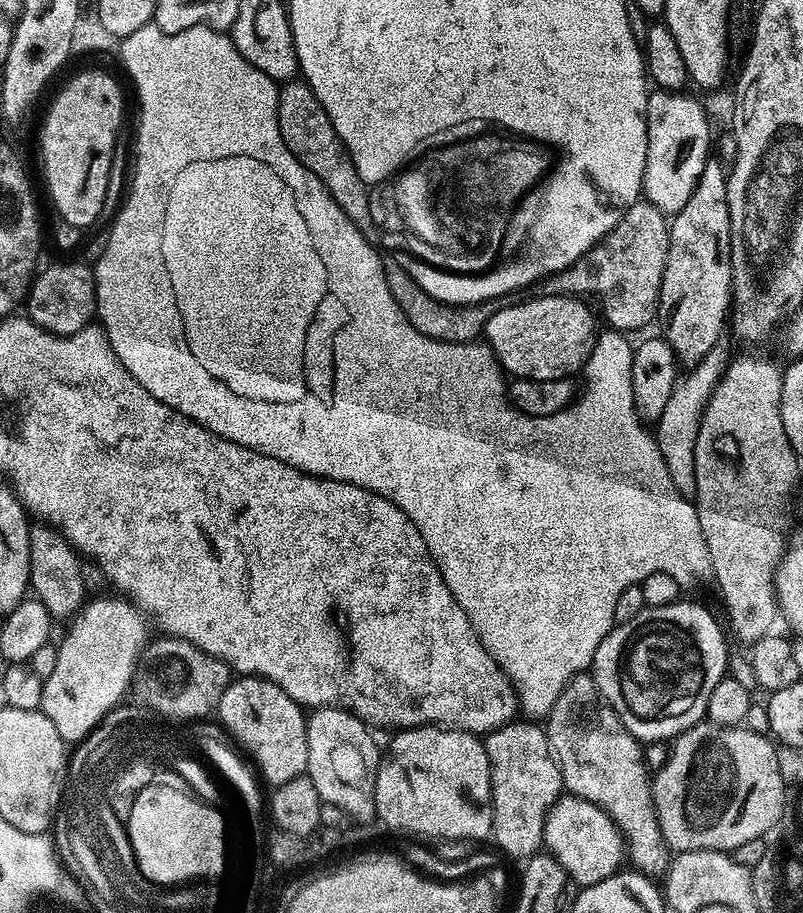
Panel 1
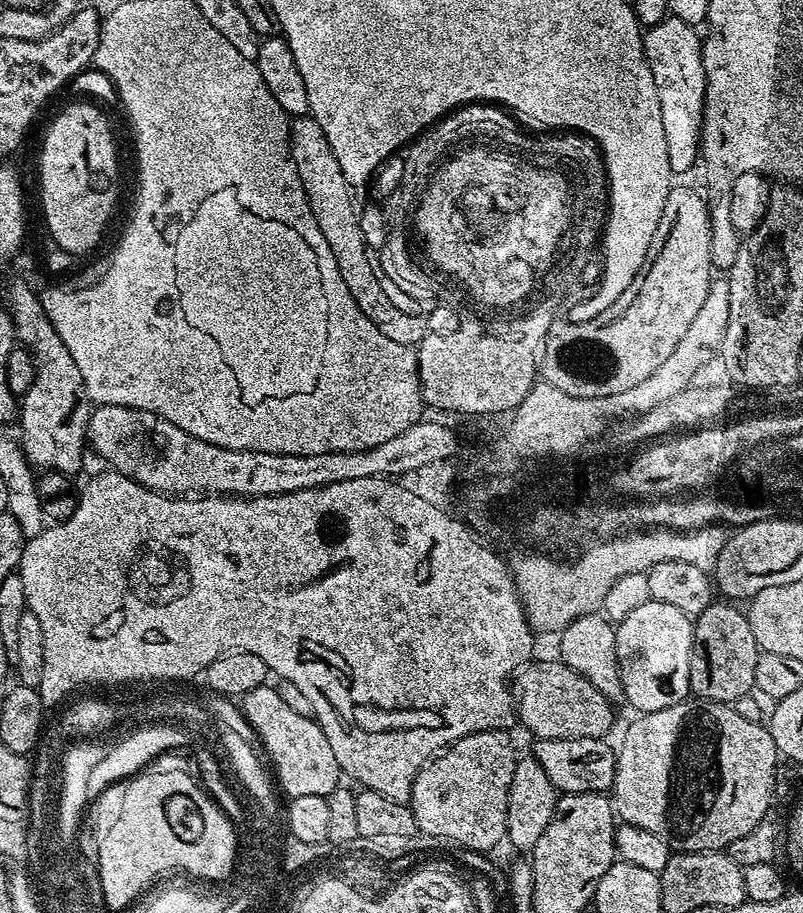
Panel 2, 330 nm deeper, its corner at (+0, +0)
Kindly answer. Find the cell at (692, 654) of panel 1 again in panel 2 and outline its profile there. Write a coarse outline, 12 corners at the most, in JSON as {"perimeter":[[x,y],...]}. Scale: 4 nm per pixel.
{"perimeter":[[667,602],[615,625],[637,713],[689,699],[693,617]]}

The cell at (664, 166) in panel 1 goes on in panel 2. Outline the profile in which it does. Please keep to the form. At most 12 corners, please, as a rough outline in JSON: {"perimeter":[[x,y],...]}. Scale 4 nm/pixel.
{"perimeter":[[671,14],[643,29],[673,174],[700,156],[702,36]]}

